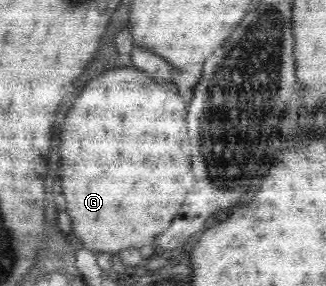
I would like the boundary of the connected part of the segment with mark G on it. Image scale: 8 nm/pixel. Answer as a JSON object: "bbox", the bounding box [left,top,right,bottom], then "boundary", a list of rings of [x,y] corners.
{"bbox":[59,67,191,253],"boundary":[[[123,67],[123,69],[117,69],[115,71],[109,70],[103,72],[101,77],[96,77],[83,89],[83,93],[77,97],[77,101],[73,103],[71,111],[67,113],[65,117],[65,125],[63,125],[63,131],[61,131],[61,159],[65,165],[59,167],[61,171],[61,183],[63,183],[63,193],[65,193],[65,199],[67,199],[67,211],[71,215],[71,221],[73,221],[73,233],[79,237],[79,241],[85,245],[84,248],[88,250],[95,249],[96,253],[117,253],[119,251],[131,249],[140,249],[143,245],[149,246],[149,243],[161,235],[169,225],[171,221],[177,217],[181,205],[183,205],[183,199],[185,199],[185,193],[183,189],[179,191],[179,181],[181,181],[181,175],[187,173],[191,169],[191,155],[189,155],[189,139],[187,139],[187,107],[185,107],[185,101],[181,99],[177,87],[173,83],[157,83],[152,77],[149,77],[144,71],[139,69],[133,69],[129,67]]]}

